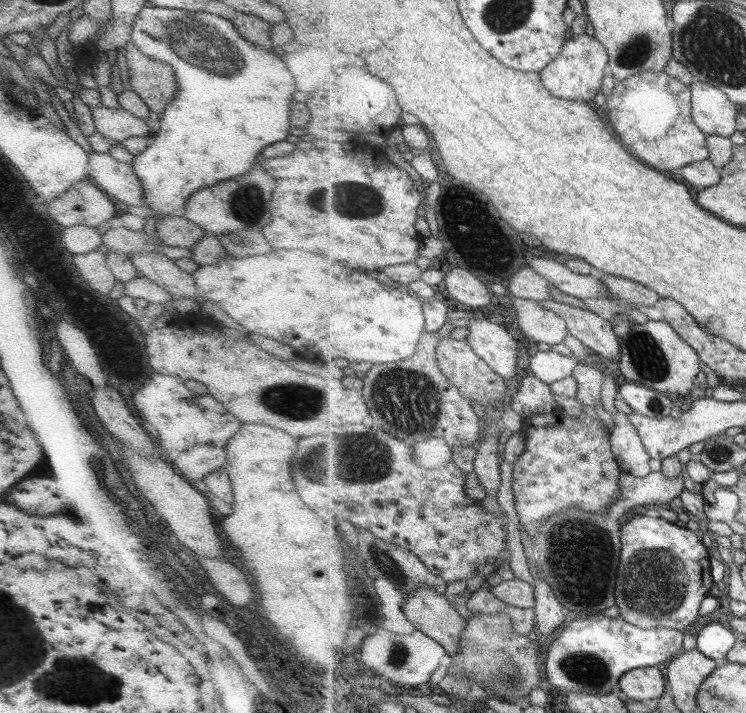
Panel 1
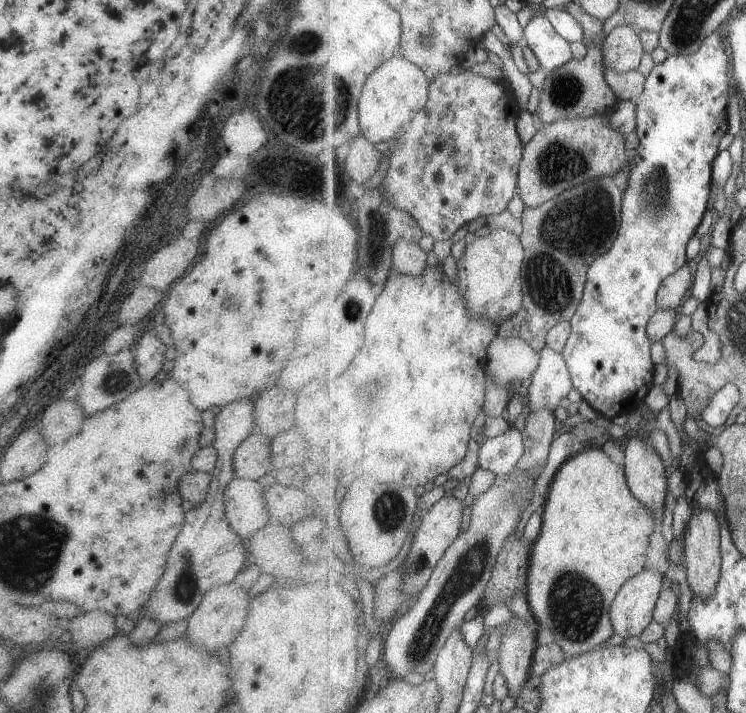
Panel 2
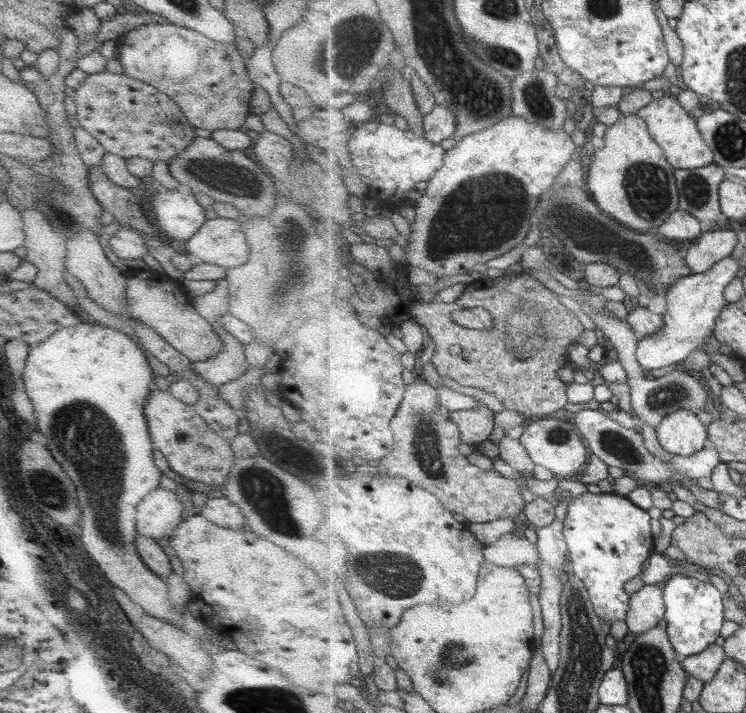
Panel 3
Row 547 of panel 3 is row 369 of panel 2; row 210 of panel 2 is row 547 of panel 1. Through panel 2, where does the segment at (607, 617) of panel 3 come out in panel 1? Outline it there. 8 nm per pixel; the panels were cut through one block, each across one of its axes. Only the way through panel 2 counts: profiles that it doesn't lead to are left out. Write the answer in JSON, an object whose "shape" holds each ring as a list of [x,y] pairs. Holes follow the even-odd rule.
{"shape":[[[633,516],[622,529],[622,558],[617,583],[617,606],[620,615],[629,624],[639,628],[674,628],[683,632],[687,626],[697,622],[701,602],[709,596],[714,585],[711,575],[712,563],[707,547],[693,530],[679,528],[677,524],[667,522],[665,518]]]}

